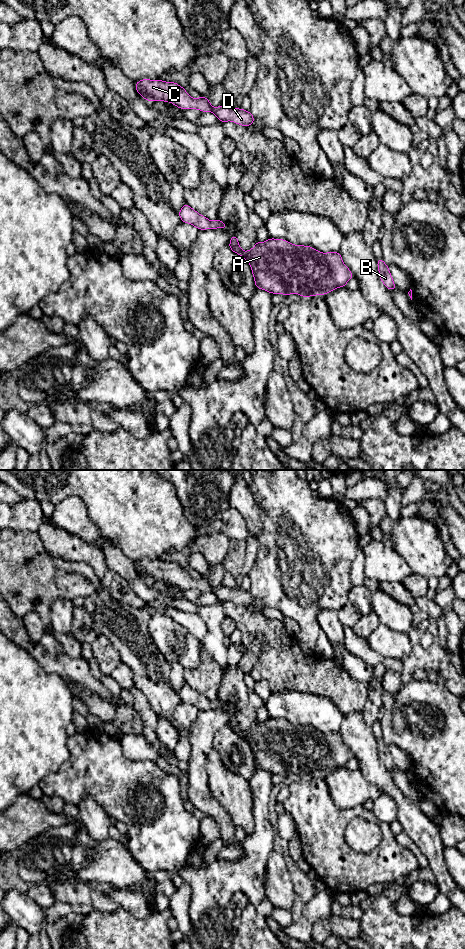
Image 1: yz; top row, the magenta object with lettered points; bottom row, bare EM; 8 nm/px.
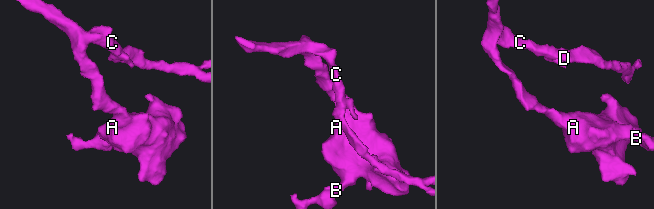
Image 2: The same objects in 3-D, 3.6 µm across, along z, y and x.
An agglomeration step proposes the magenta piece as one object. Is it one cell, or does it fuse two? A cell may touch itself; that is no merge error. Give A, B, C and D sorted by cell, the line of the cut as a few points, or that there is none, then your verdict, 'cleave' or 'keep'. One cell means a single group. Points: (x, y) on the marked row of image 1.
A B C D; no cut; keep

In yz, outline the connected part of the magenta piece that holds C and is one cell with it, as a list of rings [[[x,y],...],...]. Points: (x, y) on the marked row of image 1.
[[[141,79],[134,84],[139,95],[149,102],[164,101],[183,110],[197,109],[202,112],[212,112],[221,123],[232,121],[245,127],[254,125],[254,116],[250,111],[243,108],[237,109],[236,107],[228,108],[223,104],[215,108],[210,104],[208,97],[201,96],[194,99],[176,82]]]

